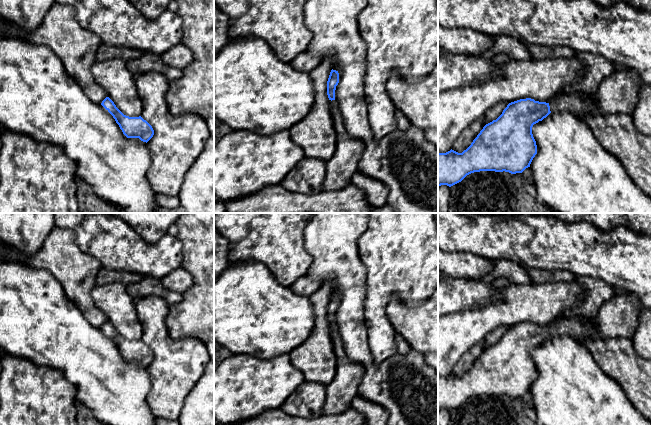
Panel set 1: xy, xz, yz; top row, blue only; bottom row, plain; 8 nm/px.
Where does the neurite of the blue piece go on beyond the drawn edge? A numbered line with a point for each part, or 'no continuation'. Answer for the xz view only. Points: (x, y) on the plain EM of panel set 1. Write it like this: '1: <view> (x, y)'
1: xz (340, 392)

